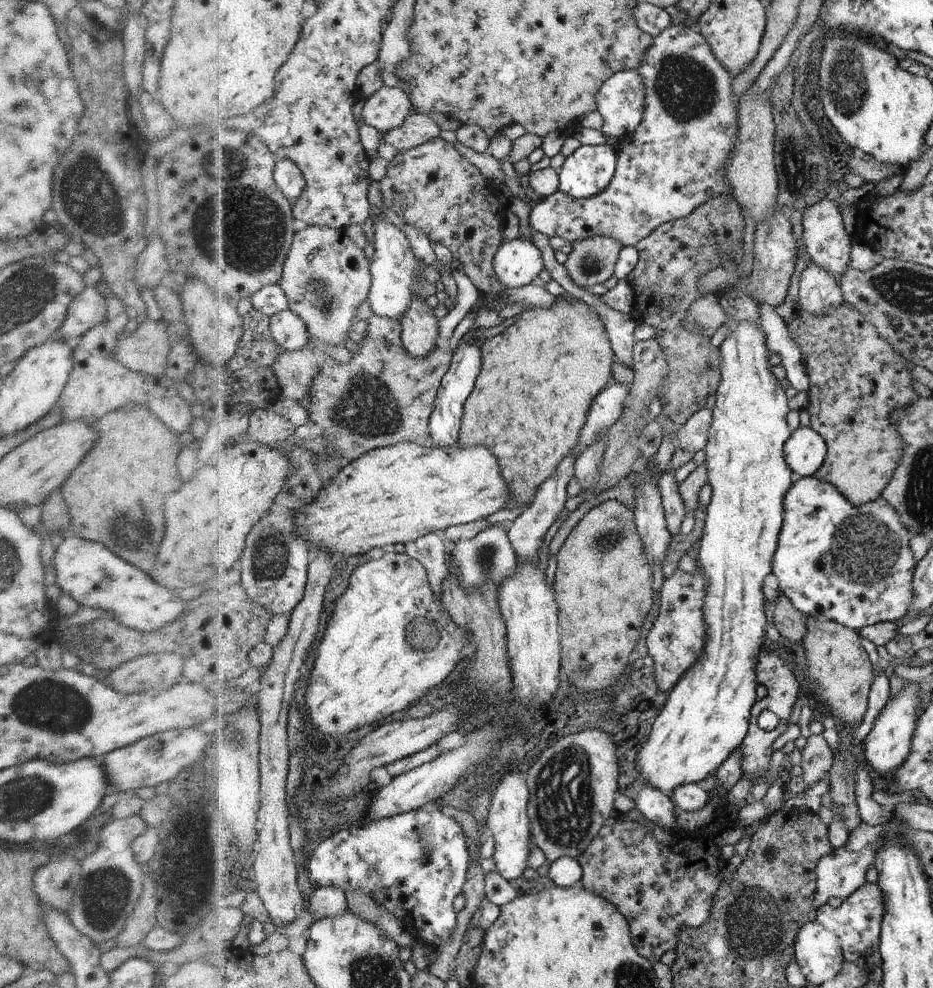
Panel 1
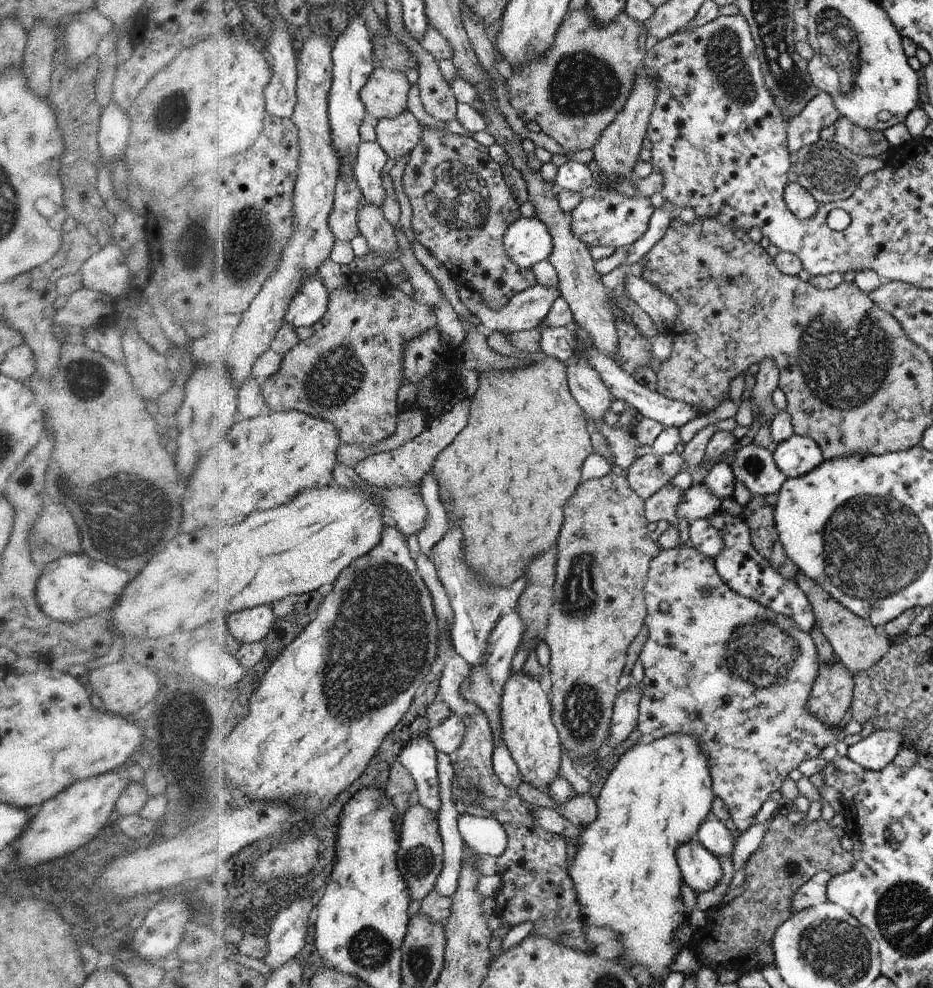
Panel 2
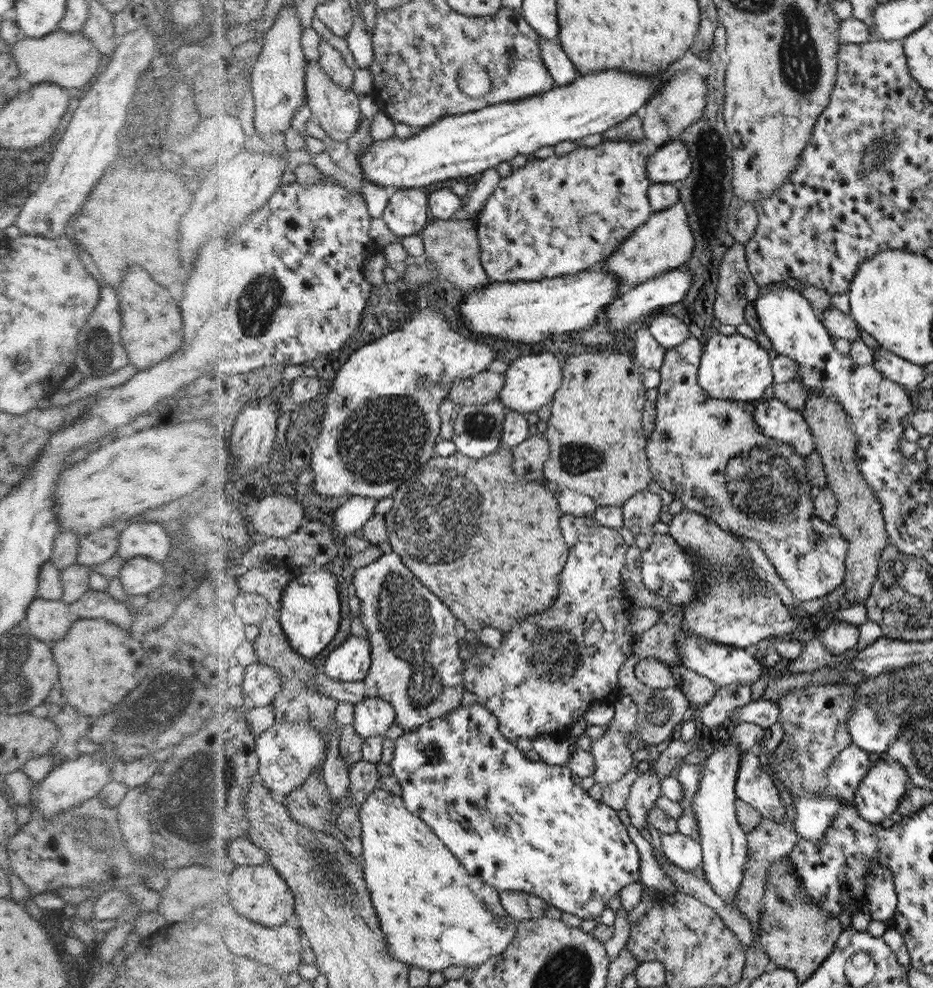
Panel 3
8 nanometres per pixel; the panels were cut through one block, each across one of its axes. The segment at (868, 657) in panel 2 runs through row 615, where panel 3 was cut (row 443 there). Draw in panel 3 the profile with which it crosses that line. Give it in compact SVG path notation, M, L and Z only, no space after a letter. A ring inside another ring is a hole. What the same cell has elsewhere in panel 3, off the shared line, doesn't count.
M810 393L802 411L805 420L816 440L815 452L822 458L822 466L826 472L827 486L834 492L838 506L832 523L838 527L843 538L849 544L846 557L846 576L844 586L846 593L842 605L861 604L869 598L877 573L880 570L880 552L889 545L889 531L886 530L885 516L882 514L881 503L878 502L874 490L868 486L866 478L860 474L856 464L858 442L850 428L848 414L833 400Z

